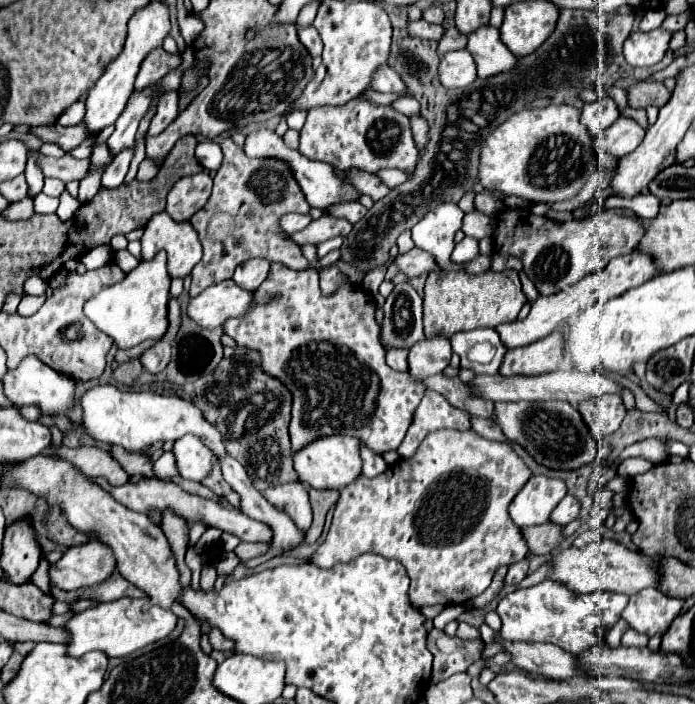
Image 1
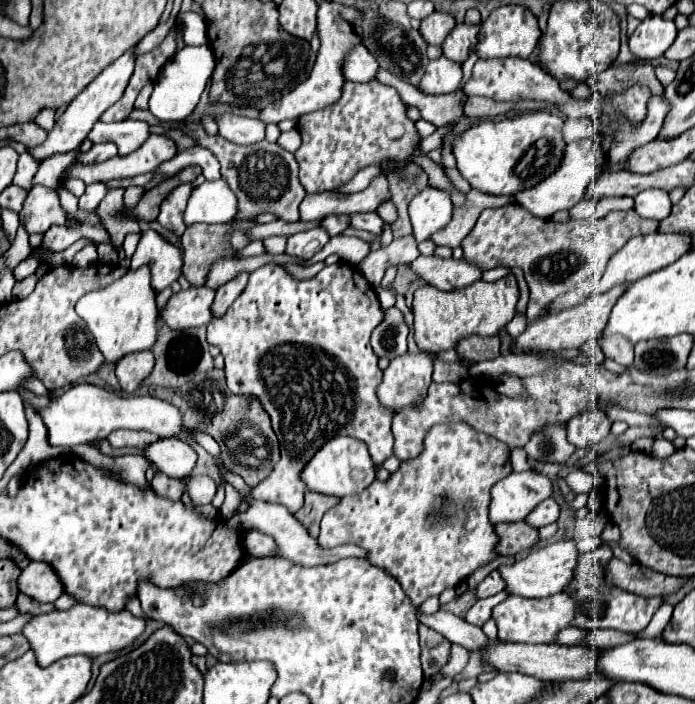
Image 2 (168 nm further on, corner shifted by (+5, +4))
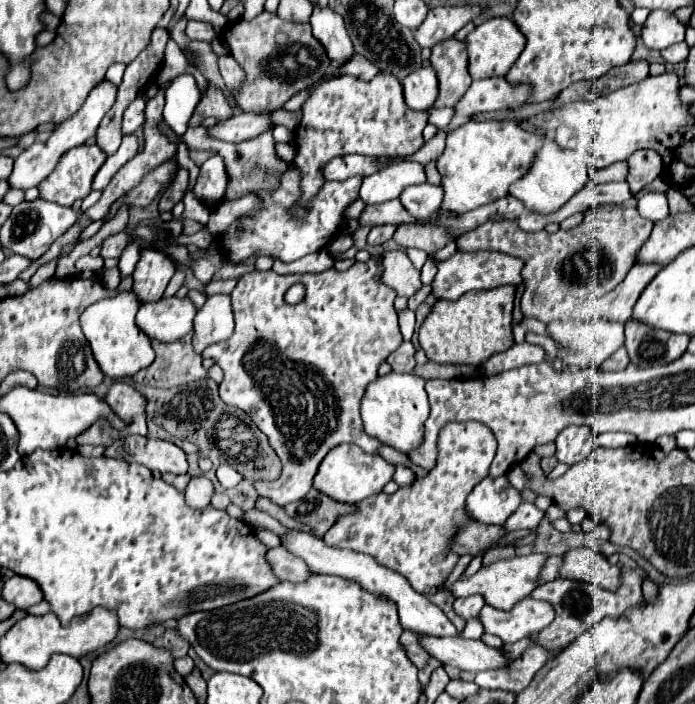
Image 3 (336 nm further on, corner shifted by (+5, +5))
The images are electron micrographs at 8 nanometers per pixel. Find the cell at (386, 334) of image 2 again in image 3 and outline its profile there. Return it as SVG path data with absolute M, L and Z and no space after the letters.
M402 341L402 345L394 353L390 353L388 363L392 365L394 371L400 371L400 373L412 371L414 369L414 347L412 347L412 343Z

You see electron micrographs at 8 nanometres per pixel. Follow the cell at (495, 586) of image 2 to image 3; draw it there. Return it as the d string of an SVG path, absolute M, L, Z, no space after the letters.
M472 595L472 597L460 597L454 601L454 611L462 617L462 619L470 619L476 617L480 613L480 609L484 607L484 597L480 595Z

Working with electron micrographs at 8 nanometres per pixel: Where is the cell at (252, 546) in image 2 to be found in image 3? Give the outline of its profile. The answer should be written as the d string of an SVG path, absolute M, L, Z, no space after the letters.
M282 545L266 549L266 561L270 563L272 571L280 579L304 581L310 575L310 569L306 567L306 563L300 557L292 555L288 549L284 549Z

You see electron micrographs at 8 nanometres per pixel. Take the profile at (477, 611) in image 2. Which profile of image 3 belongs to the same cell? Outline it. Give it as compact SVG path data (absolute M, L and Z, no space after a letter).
M472 617L472 621L466 621L466 627L464 627L464 631L462 631L462 635L464 635L466 639L480 639L482 633L484 633L484 629L482 629L478 617Z

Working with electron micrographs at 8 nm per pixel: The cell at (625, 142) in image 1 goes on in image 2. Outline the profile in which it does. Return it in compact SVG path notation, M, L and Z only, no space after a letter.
M596 138L566 144L560 166L548 178L544 178L538 186L520 190L514 194L514 198L532 216L542 220L552 218L558 210L570 210L574 204L578 204L584 198L584 190L588 188L588 182L602 172L602 166L604 166L604 158L600 158L600 146L596 146Z

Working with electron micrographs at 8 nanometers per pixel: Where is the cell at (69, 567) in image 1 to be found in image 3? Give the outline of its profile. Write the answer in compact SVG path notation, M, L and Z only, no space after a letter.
M18 575L10 577L4 583L2 597L8 603L14 603L18 609L28 609L28 607L44 601L44 593L36 585L36 581L32 581L30 577L18 577Z

